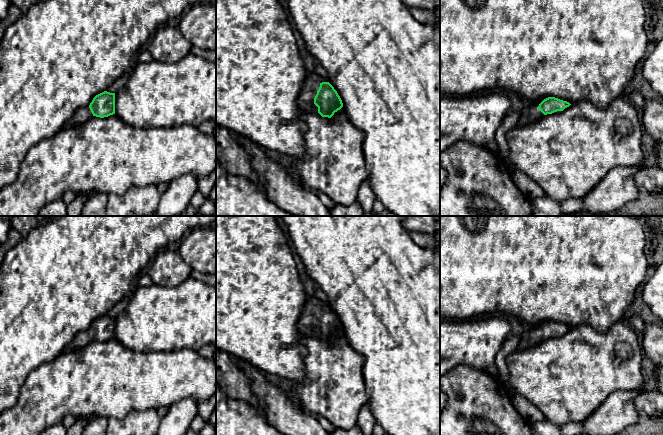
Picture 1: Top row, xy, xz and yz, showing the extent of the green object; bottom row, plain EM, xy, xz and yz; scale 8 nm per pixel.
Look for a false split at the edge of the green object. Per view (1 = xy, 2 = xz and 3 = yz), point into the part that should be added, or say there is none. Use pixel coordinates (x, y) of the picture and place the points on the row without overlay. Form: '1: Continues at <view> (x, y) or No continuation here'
1: Continues at xy (83, 338)
2: Continues at xz (312, 306)
3: Continues at yz (529, 339)

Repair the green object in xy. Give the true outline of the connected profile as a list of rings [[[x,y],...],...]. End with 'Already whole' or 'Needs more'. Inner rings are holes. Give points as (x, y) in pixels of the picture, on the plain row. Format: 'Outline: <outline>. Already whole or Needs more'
Outline: [[[104,315],[96,319],[89,330],[81,331],[64,348],[68,353],[80,349],[92,340],[104,342],[115,338],[115,317]]]. Needs more

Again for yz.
Outline: [[[548,321],[544,323],[536,333],[531,331],[524,333],[516,350],[522,351],[529,349],[541,343],[544,339],[563,335],[570,329],[571,328],[567,325],[563,325],[555,321]]]. Needs more

